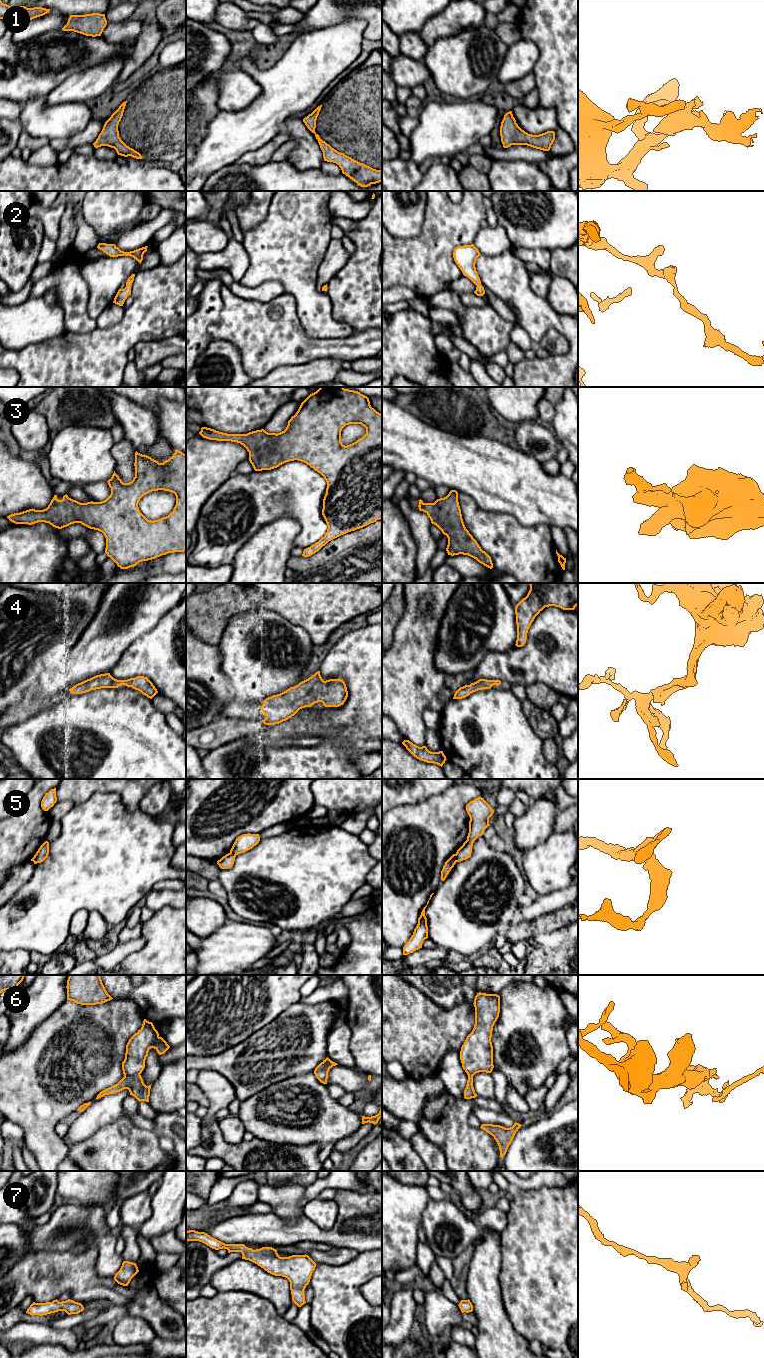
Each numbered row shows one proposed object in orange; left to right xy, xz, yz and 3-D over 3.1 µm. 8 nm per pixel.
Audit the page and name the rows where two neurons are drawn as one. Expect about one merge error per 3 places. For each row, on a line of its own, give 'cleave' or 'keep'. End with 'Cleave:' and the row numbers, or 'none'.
1: cleave
2: keep
3: keep
4: keep
5: cleave
6: keep
7: keep
Cleave: 1, 5

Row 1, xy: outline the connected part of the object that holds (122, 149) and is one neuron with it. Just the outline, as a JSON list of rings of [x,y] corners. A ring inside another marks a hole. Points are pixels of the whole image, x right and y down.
[[[118,137],[118,147],[115,149],[118,155],[128,157],[131,156],[136,159],[142,159],[141,154],[134,149],[127,146],[120,137]]]

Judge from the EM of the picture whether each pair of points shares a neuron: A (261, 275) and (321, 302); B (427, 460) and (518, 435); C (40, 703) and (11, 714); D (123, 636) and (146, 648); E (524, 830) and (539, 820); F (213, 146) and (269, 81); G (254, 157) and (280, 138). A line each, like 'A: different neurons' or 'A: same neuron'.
A: same neuron
B: different neurons
C: same neuron
D: different neurons
E: same neuron
F: same neuron
G: same neuron

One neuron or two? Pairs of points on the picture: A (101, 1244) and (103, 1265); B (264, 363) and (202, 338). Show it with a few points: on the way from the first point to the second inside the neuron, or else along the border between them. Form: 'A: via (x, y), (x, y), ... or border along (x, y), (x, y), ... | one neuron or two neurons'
A: via (103, 1249), (103, 1260) | one neuron
B: border along (220, 318), (218, 322), (209, 327), (211, 340) | two neurons

